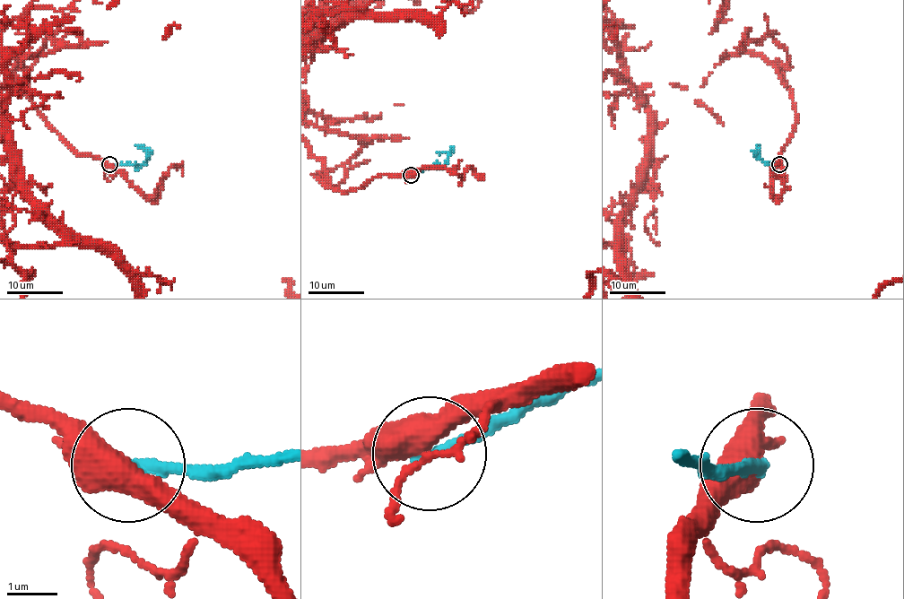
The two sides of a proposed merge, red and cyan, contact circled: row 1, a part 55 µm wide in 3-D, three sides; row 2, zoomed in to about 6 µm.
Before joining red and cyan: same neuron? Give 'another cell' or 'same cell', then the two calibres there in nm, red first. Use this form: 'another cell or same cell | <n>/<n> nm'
another cell | 500/240 nm

